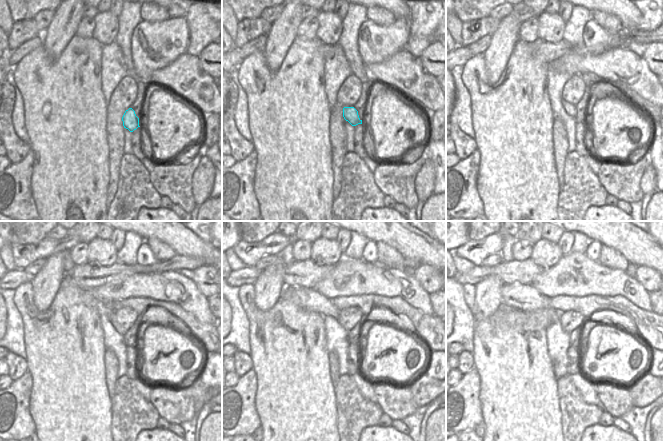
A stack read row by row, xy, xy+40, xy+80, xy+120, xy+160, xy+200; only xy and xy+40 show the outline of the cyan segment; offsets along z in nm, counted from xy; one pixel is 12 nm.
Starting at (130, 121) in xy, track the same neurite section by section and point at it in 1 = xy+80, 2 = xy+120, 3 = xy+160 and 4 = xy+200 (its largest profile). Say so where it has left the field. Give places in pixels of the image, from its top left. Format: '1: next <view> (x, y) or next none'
1: next xy+80 (571, 109)
2: next xy+120 (101, 307)
3: next xy+160 (309, 299)
4: next xy+200 (524, 297)

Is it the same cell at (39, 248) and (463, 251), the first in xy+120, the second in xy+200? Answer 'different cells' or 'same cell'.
same cell

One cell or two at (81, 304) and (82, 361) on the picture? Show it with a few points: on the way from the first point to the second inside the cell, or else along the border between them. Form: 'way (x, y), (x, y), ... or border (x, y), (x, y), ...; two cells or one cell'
way (81, 318), (84, 338), (83, 347); one cell

